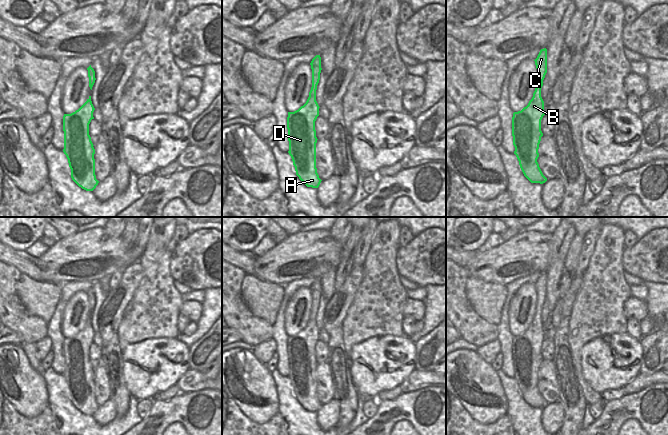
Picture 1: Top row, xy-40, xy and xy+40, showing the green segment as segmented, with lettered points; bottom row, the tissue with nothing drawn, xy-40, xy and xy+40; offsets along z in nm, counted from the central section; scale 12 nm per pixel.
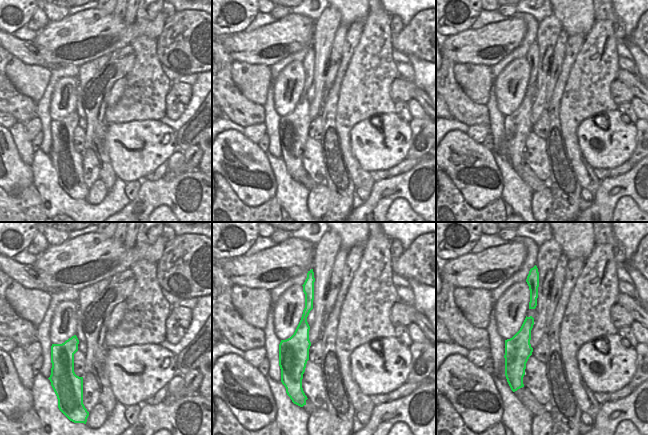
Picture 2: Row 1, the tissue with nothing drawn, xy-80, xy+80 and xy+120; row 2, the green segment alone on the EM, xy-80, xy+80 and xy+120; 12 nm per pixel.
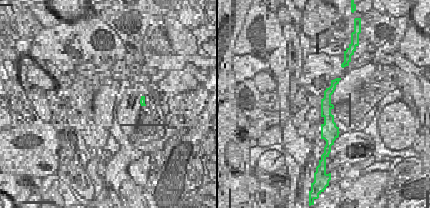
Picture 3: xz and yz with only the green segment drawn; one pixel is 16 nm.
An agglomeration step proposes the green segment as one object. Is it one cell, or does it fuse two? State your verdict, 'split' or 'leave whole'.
leave whole

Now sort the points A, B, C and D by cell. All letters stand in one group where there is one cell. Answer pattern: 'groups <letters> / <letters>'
groups A B C D

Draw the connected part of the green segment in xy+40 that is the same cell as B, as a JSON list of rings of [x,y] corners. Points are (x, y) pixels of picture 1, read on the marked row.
[[[541,49],[534,61],[537,69],[536,88],[528,105],[521,111],[513,113],[512,136],[514,154],[524,176],[531,183],[543,184],[547,178],[543,175],[537,159],[539,144],[543,136],[541,120],[545,115],[541,88],[547,73],[547,49]]]

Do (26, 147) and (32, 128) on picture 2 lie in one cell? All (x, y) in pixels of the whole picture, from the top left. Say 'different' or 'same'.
different

